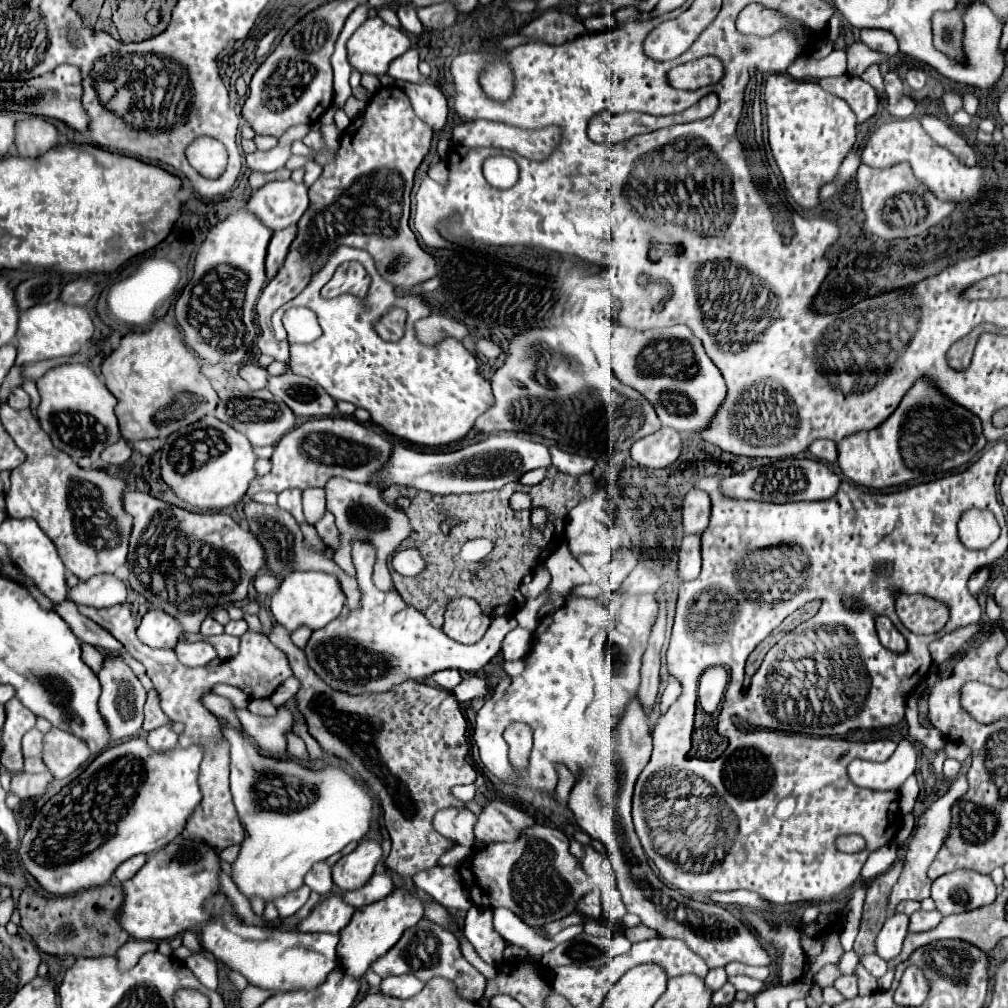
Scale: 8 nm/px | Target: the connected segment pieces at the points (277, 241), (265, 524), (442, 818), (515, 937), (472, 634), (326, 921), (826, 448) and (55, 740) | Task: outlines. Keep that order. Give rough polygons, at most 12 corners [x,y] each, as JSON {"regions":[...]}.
{"regions":[[[296,225],[272,235],[266,255],[266,277],[278,273],[294,237]],[[244,505],[250,531],[278,577],[320,569],[338,581],[348,607],[358,583],[302,541],[296,519],[278,505]],[[444,809],[434,827],[458,845],[472,845],[476,815]],[[492,909],[494,929],[506,943],[544,955],[582,931],[566,927],[548,939],[510,909]],[[470,597],[452,599],[444,633],[458,643],[476,643],[490,627]],[[332,893],[312,909],[300,929],[338,933],[356,909]],[[814,441],[808,447],[816,459],[836,463],[834,441]],[[68,731],[44,735],[44,763],[66,779],[90,757],[88,745]]]}

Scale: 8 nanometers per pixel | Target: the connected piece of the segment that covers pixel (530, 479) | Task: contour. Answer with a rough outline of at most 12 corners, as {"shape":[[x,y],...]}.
{"shape":[[548,469],[528,471],[520,477],[522,485],[536,485]]}

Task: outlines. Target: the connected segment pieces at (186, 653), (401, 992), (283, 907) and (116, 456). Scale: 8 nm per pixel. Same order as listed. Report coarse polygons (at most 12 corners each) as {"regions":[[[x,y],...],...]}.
{"regions":[[[206,641],[178,643],[174,651],[188,667],[216,659]],[[412,975],[382,979],[380,991],[408,999],[424,989]],[[306,885],[274,899],[280,917],[294,913],[308,901]],[[122,441],[104,449],[100,459],[120,465],[130,459],[130,445]]]}

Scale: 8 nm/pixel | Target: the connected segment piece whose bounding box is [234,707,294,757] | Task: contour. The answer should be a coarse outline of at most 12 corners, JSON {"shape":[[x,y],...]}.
{"shape":[[280,707],[276,717],[234,709],[242,729],[264,753],[286,755],[284,733],[294,715]]}

